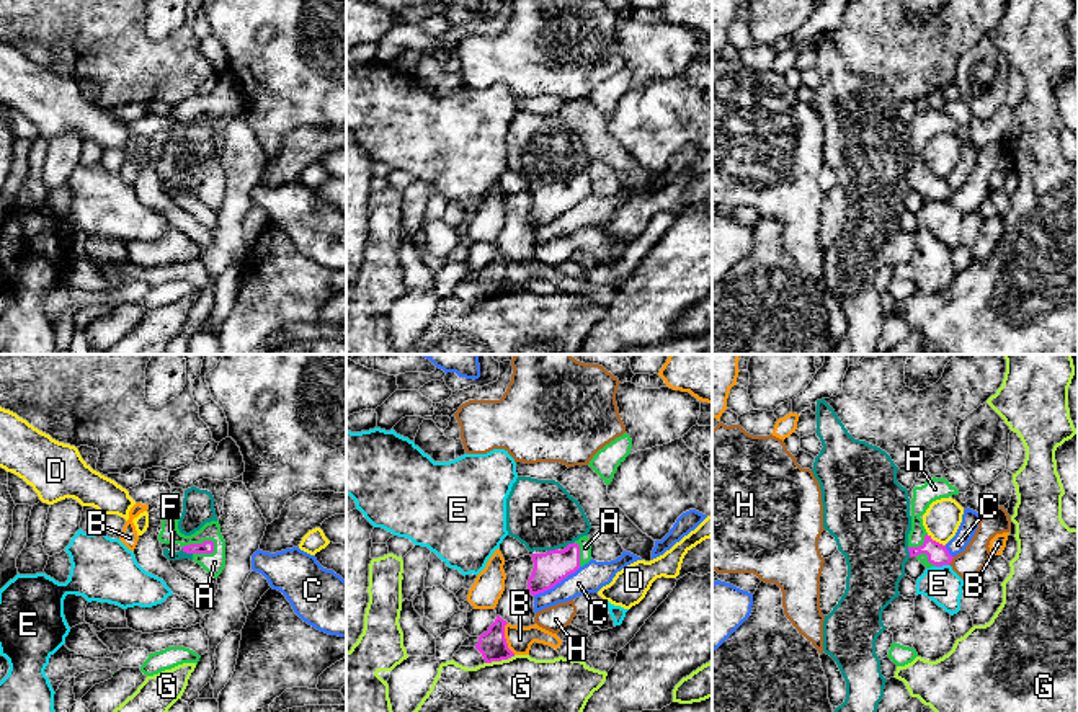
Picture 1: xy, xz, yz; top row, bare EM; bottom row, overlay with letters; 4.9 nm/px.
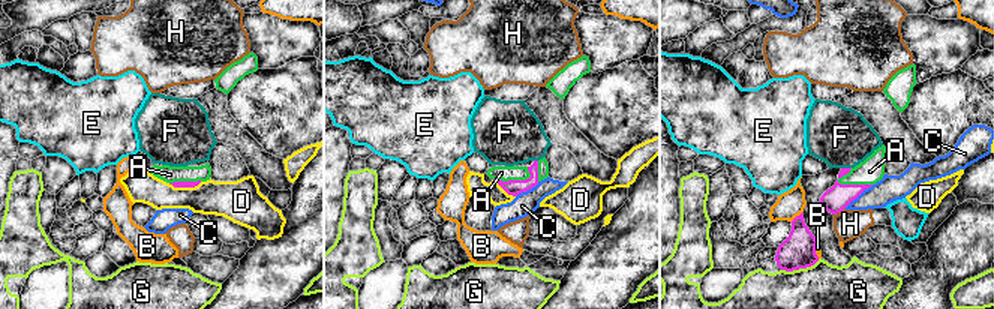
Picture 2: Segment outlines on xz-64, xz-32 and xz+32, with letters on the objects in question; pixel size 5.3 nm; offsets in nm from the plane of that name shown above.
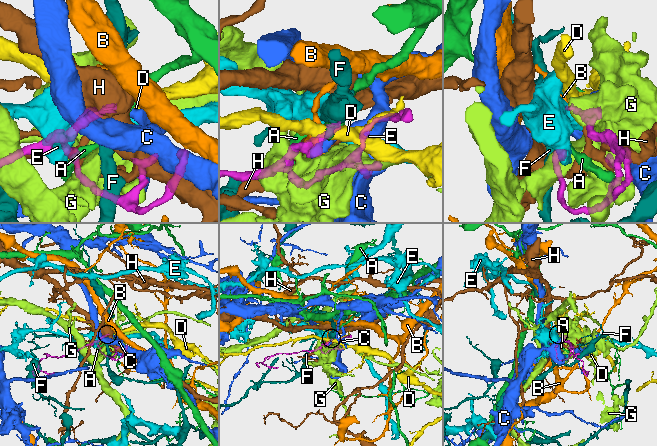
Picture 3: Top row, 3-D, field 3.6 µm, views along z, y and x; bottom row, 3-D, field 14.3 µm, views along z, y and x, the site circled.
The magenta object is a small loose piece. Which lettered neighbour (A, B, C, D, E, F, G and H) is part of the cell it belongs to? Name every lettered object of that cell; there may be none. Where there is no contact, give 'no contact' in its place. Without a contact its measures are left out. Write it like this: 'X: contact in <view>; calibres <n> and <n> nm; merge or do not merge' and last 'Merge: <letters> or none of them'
A: contact in xy; calibres 60 and 100 nm; merge
B: contact in xz; calibres 140 and 130 nm; do not merge
C: contact in xz; calibres 160 and 150 nm; do not merge
D: contact in yz; calibres 100 and 180 nm; do not merge
E: contact in yz; calibres 100 and 180 nm; do not merge
F: contact in xy; calibres 60 and 50 nm; do not merge
G: contact in xz; calibres 140 and 280 nm; do not merge
H: contact in yz; calibres 100 and 140 nm; do not merge
Merge: A

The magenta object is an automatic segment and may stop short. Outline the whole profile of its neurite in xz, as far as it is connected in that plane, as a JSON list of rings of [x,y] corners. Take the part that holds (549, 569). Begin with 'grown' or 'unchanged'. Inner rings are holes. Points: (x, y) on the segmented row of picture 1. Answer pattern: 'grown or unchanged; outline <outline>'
grown; outline [[[588,536],[568,544],[564,550],[549,550],[532,554],[534,568],[528,580],[528,590],[532,596],[554,588],[568,575],[591,560],[591,544]]]

